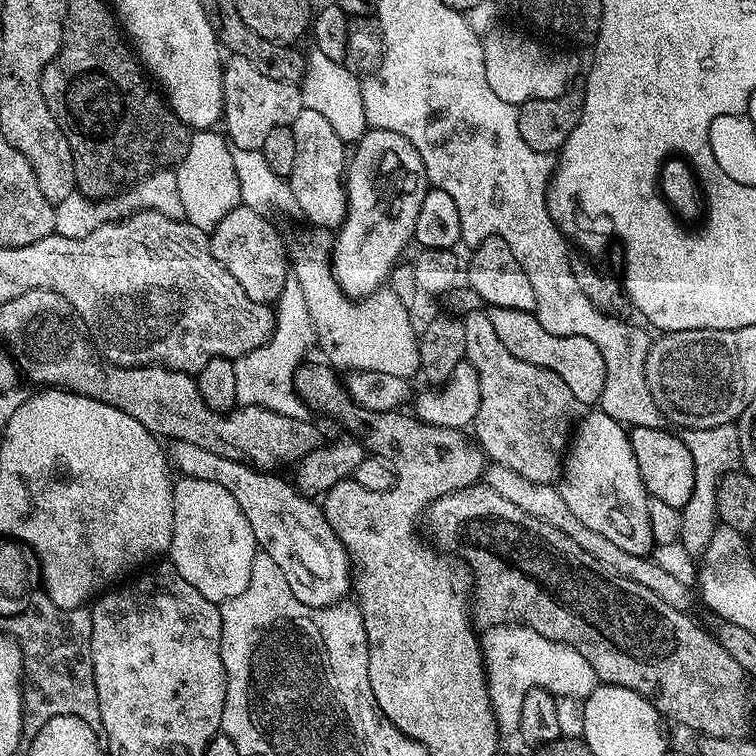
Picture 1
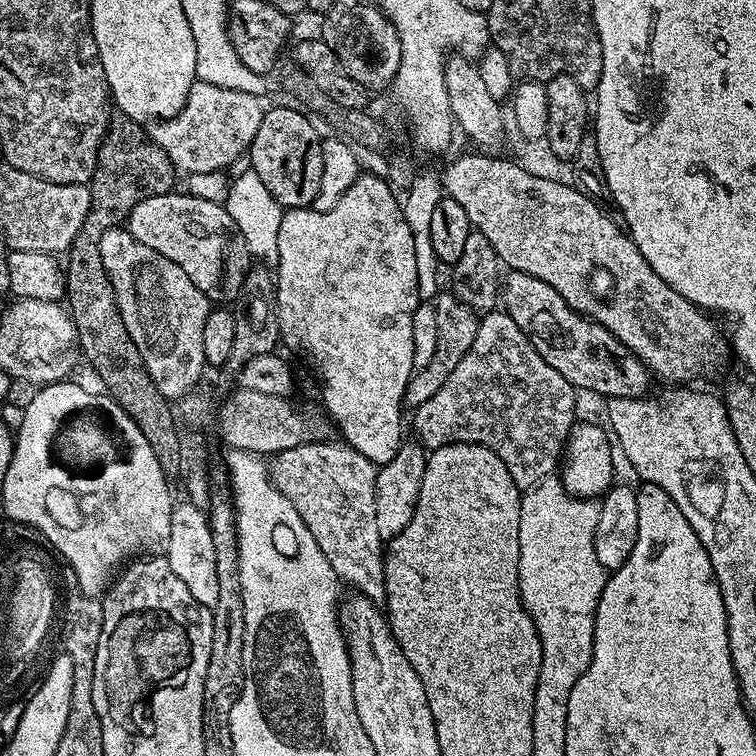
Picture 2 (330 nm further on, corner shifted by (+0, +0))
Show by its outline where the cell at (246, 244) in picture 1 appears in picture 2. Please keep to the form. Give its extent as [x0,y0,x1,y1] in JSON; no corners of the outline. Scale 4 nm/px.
[126,194,254,301]

